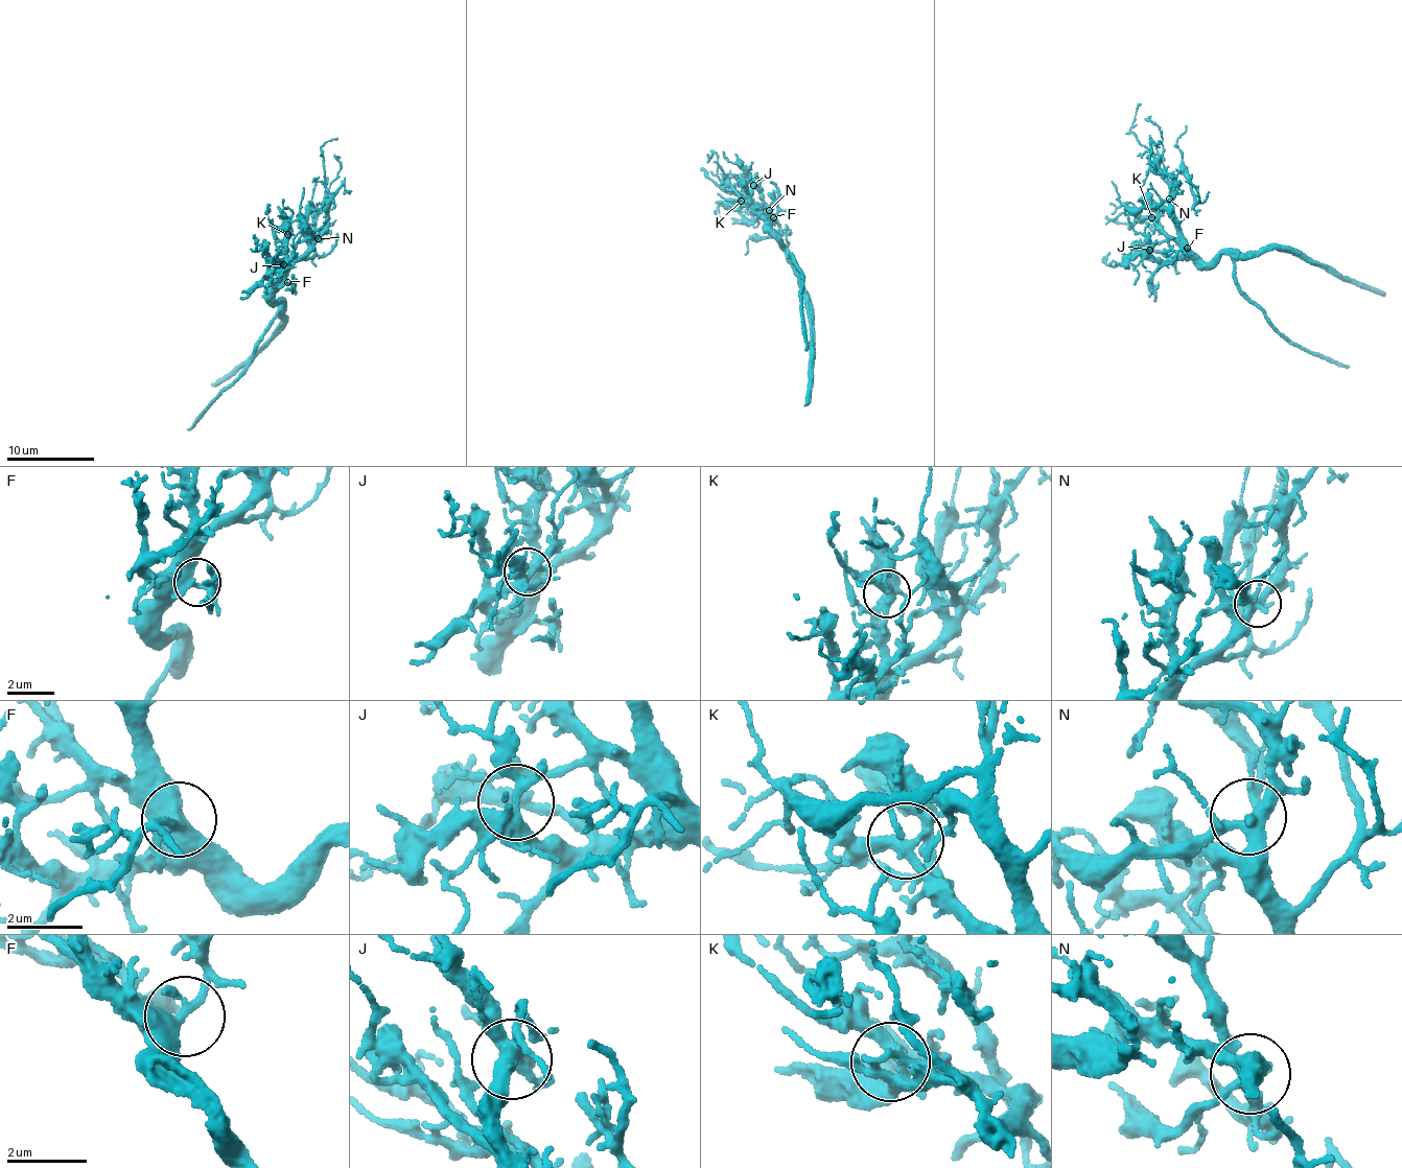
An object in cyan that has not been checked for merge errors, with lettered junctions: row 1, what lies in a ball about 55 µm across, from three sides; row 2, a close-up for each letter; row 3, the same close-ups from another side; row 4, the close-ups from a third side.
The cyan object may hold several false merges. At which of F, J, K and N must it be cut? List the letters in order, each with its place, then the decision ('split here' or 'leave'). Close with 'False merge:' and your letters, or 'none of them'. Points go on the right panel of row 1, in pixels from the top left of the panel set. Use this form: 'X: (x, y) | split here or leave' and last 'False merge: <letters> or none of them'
F: (1187, 248) | leave
J: (1149, 250) | leave
K: (1151, 217) | leave
N: (1169, 199) | leave
False merge: none of them

